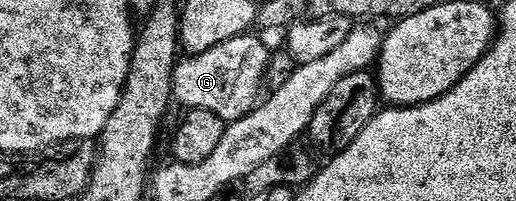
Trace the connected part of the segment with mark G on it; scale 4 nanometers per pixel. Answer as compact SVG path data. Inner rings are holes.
M248 32L239 38L225 40L200 54L184 57L175 67L175 75L172 77L174 101L187 106L188 111L204 110L217 115L233 108L245 108L247 111L255 109L257 104L251 101L249 86L252 80L257 82L262 75L266 75L273 54L267 51L261 39L253 35Z

